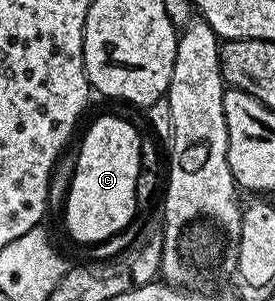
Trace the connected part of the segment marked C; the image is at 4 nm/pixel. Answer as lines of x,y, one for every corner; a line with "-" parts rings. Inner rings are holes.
107,114
87,130
79,146
71,191
67,194
67,230
79,242
107,242
137,215
135,189
139,175
141,134
131,122

